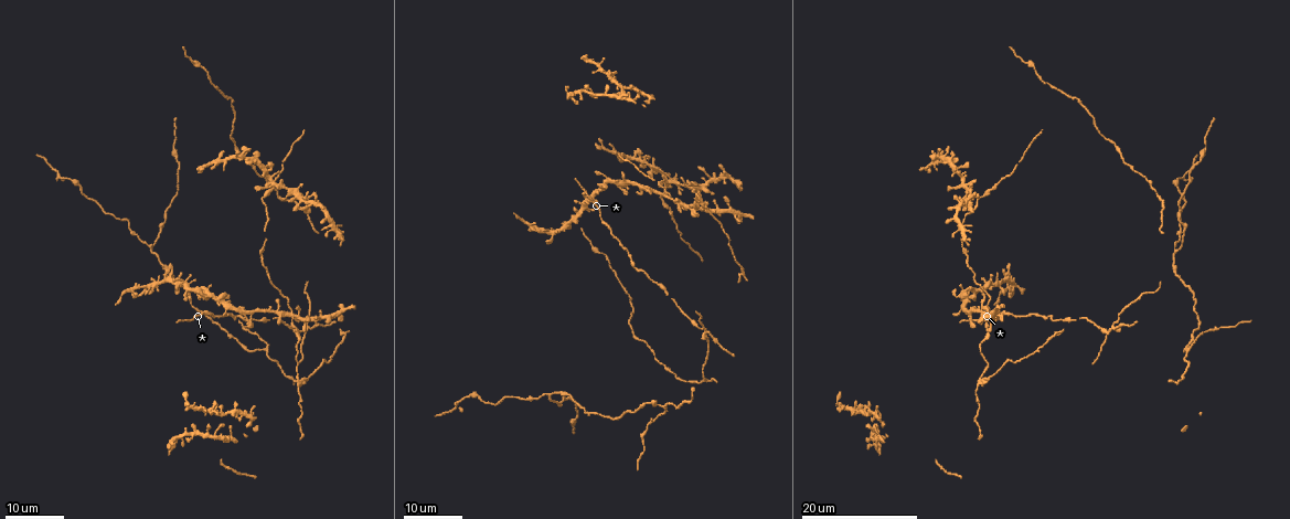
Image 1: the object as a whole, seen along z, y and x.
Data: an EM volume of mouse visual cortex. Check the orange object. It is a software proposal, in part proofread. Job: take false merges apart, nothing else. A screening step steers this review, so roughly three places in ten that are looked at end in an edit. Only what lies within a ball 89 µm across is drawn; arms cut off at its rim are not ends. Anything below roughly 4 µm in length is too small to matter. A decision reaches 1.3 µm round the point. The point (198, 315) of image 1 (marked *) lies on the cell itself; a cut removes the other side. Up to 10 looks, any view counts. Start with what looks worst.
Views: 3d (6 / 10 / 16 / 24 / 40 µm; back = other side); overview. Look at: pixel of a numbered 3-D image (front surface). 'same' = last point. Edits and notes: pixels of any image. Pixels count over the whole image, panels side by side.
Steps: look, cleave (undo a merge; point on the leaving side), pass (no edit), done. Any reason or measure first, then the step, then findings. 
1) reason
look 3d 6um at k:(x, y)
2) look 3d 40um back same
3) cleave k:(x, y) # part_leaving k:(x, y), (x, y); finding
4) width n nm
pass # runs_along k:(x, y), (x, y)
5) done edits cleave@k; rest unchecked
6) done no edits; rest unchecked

look 3d 16um at 1:(1113, 325)

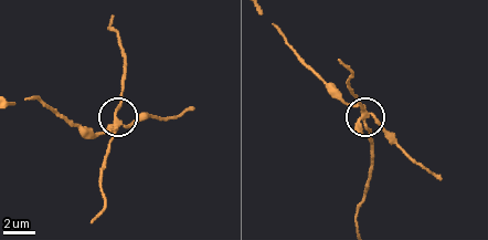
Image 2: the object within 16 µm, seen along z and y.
look 3d 10um at 2:(364, 113)

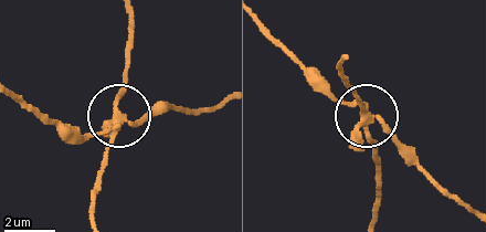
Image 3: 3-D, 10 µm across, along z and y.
width 300 nm
cleave 3:(351, 141) # part_leaving 3:(355, 106), (378, 175), (376, 219); a second cell is stuck on

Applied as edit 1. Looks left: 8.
redraw
look overview

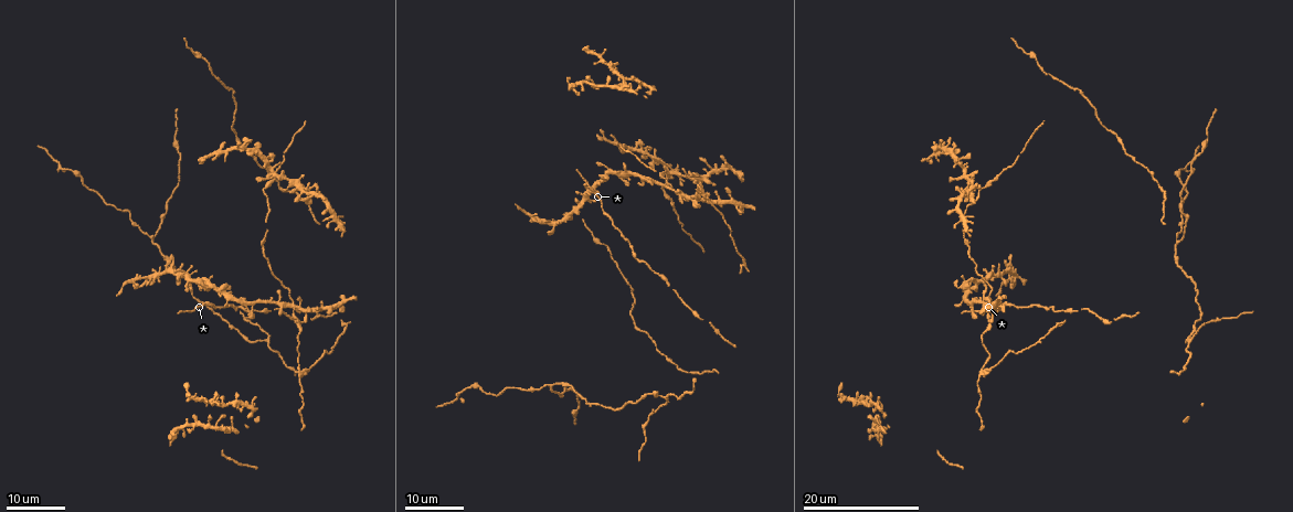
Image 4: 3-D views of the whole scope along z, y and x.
arms part here
look 3d 24um at 4:(981, 374)

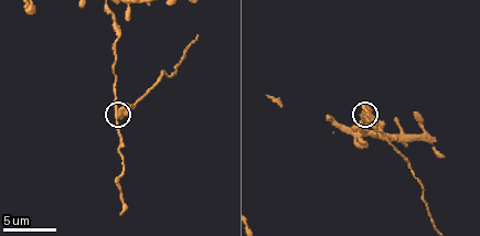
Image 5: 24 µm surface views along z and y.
closer look
look 3d 6um at 5:(119, 115)

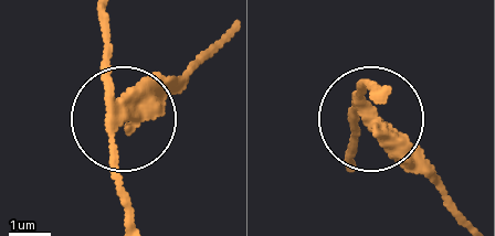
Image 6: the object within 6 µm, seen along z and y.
arms 3
cleave 6:(159, 109) # part_leaving 6:(117, 111), (156, 102), (220, 38); a second cell is stuck on

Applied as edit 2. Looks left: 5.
look overview

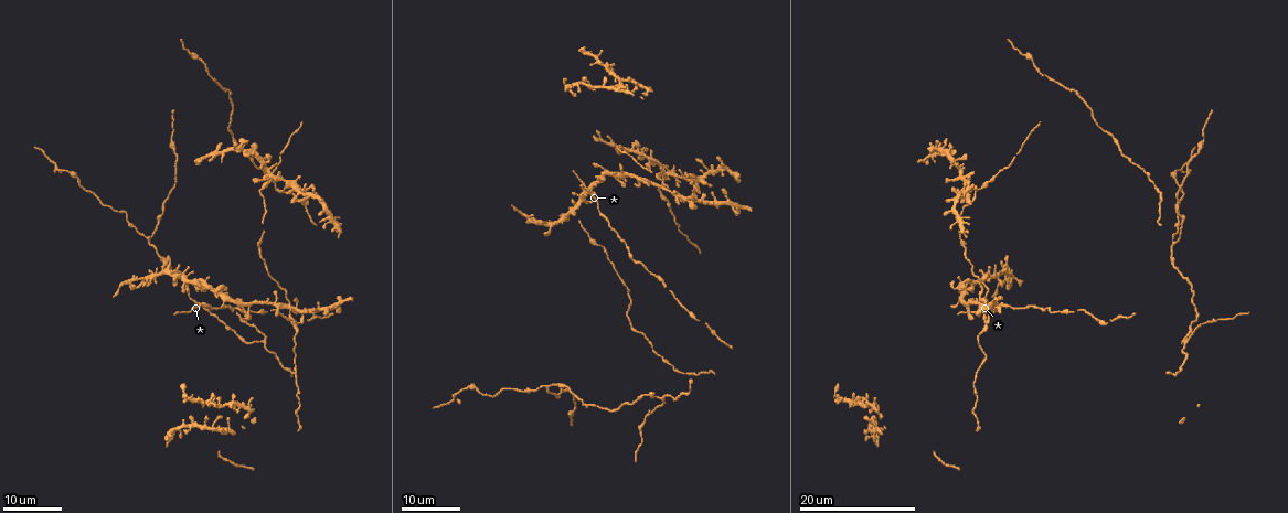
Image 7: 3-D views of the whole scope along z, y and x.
three-way junction
look 3d 16um at 7:(658, 397)

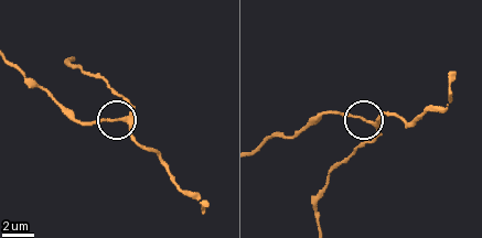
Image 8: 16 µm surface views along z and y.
look 3d 6um at 8:(121, 121)

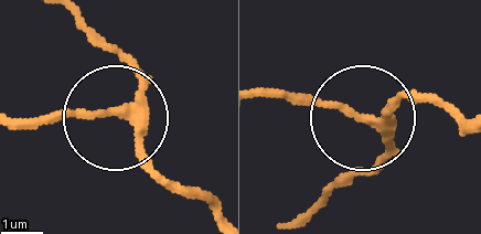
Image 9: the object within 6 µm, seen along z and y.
width 220 nm
pass # all the same cell

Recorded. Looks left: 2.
look 3d 16um at 7:(272, 176)

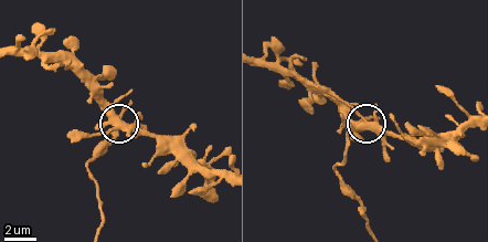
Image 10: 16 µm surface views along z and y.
look 3d 10um at 10:(117, 126)

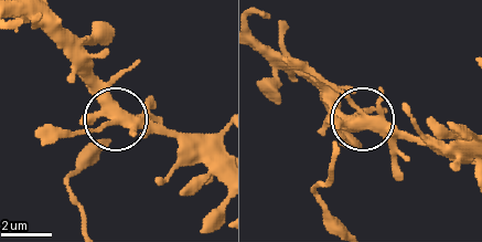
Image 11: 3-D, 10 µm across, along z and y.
width 360 nm
pass # one cell here

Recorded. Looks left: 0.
done edits cleave@3, cleave@6; rest unchecked

